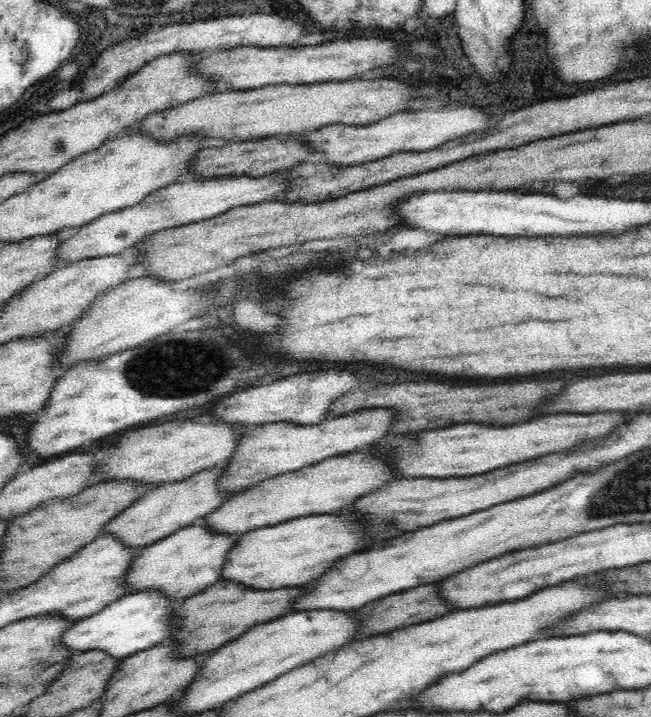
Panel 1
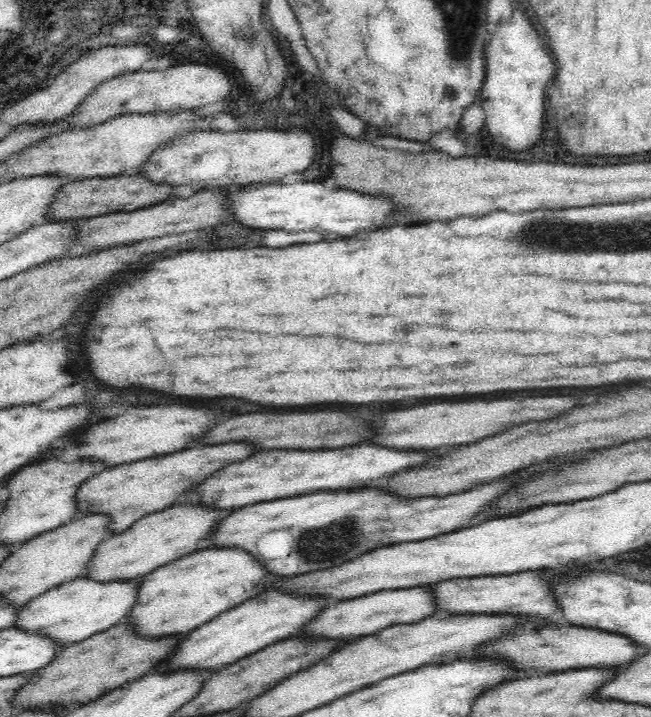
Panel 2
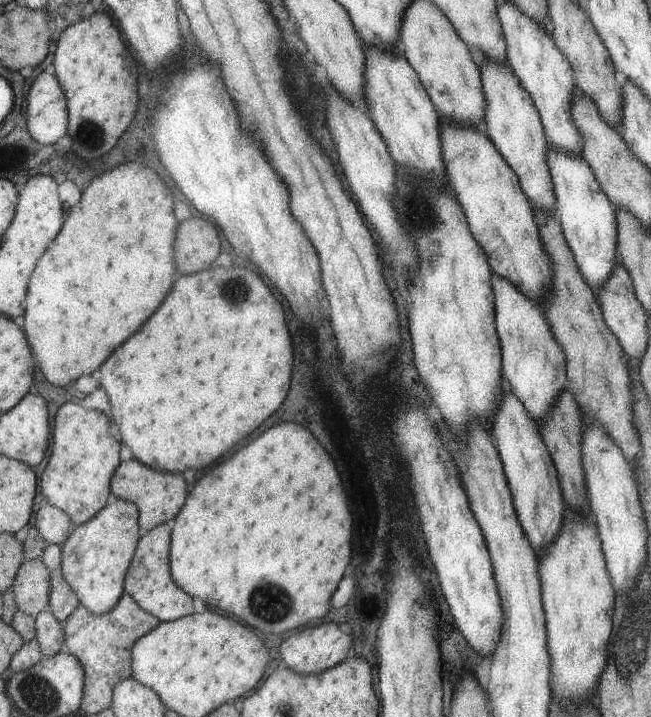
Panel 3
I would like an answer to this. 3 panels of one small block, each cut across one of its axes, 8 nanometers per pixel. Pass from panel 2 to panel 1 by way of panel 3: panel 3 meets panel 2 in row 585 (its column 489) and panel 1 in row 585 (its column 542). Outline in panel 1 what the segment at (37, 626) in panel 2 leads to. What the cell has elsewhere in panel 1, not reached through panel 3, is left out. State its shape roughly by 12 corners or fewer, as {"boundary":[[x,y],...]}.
{"boundary":[[194,522],[144,547],[132,591],[180,603],[222,580],[240,534]]}

